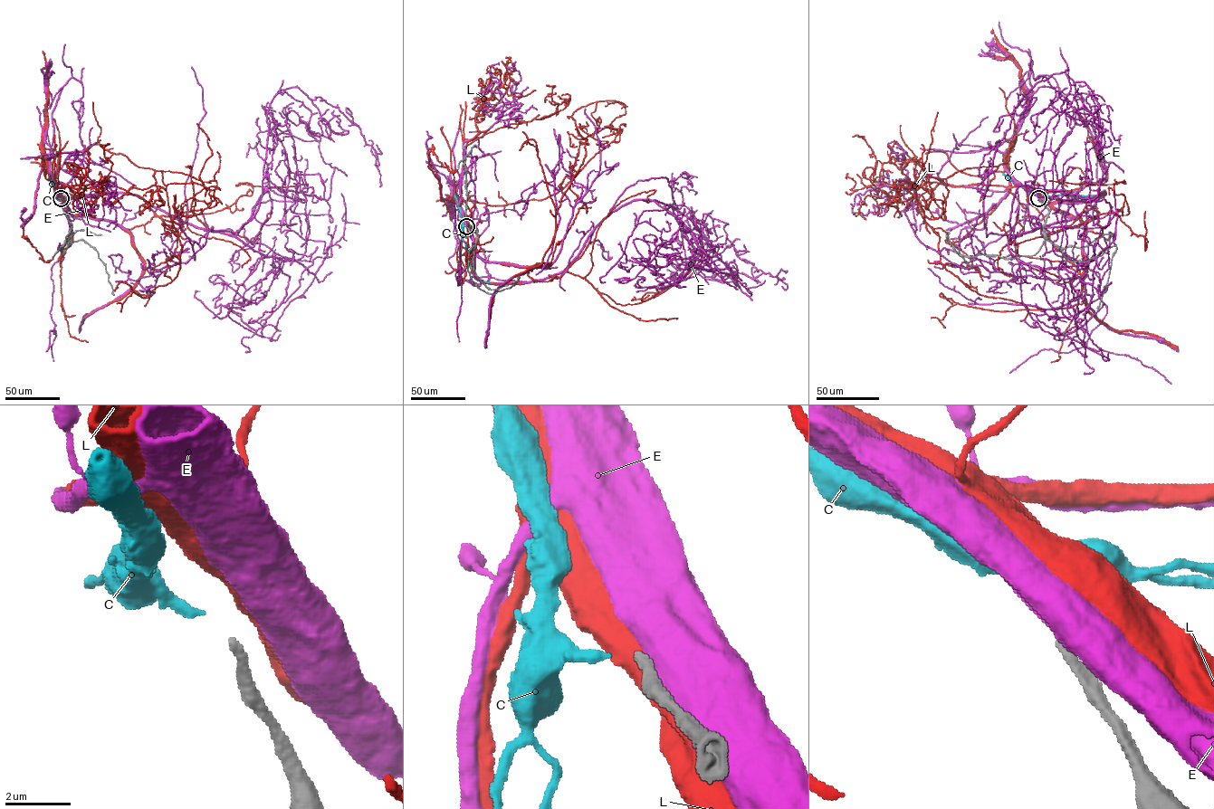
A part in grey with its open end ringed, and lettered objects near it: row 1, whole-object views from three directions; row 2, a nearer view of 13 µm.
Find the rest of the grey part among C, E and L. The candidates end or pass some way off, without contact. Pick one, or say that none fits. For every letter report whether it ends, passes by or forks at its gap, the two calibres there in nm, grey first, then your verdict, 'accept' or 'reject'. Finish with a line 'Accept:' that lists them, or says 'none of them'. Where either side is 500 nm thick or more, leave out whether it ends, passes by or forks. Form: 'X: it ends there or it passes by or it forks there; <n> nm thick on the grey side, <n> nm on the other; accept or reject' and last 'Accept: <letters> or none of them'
C: it ends there; 280 nm thick on the grey side, 300 nm on the other; accept
E: 280 nm thick on the grey side, 750 nm on the other; reject
L: 280 nm thick on the grey side, 750 nm on the other; reject
Accept: C

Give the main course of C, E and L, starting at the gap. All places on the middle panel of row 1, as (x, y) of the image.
C: (465, 226), (462, 229), (462, 240), (465, 243), (472, 271), (479, 280), (501, 284)
E: (466, 226), (482, 282), (541, 280), (565, 269), (626, 188), (664, 177), (695, 249), (751, 278), (785, 272)
L: (466, 226), (484, 261), (548, 267), (586, 155), (571, 115), (623, 103), (602, 138)

